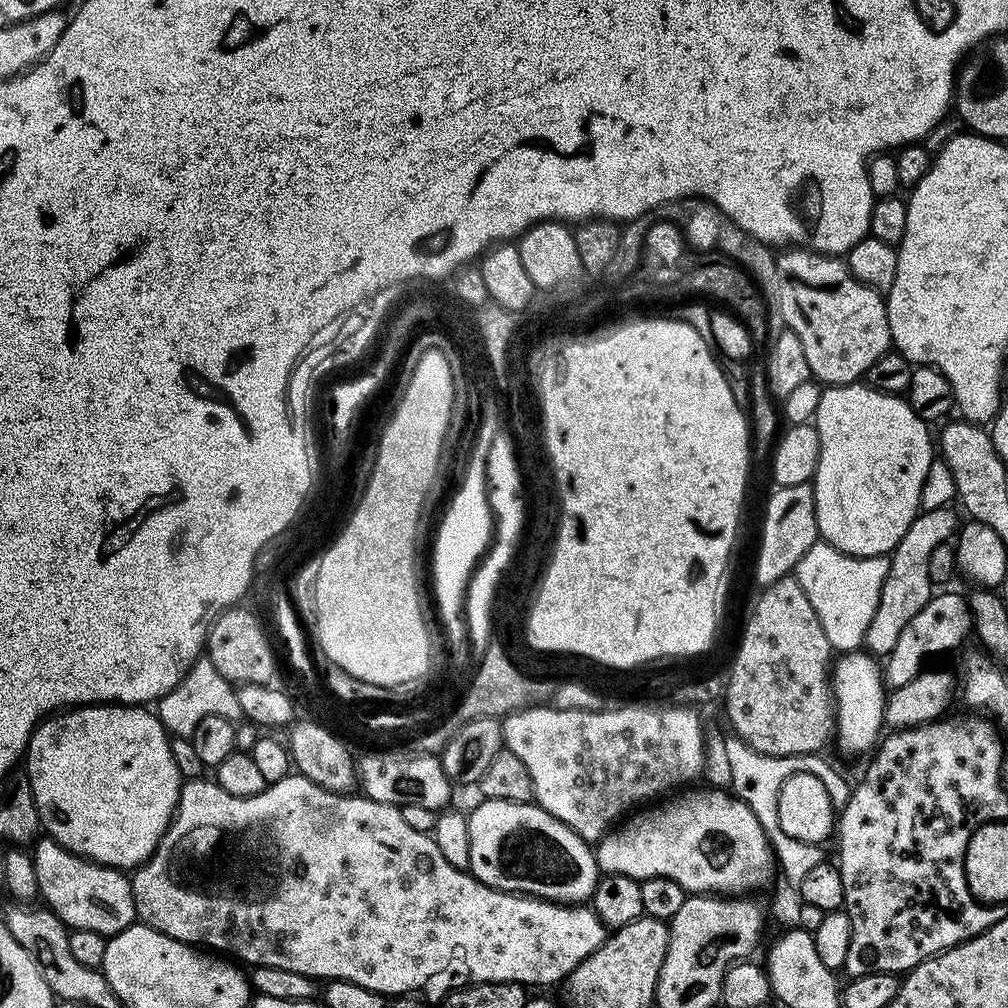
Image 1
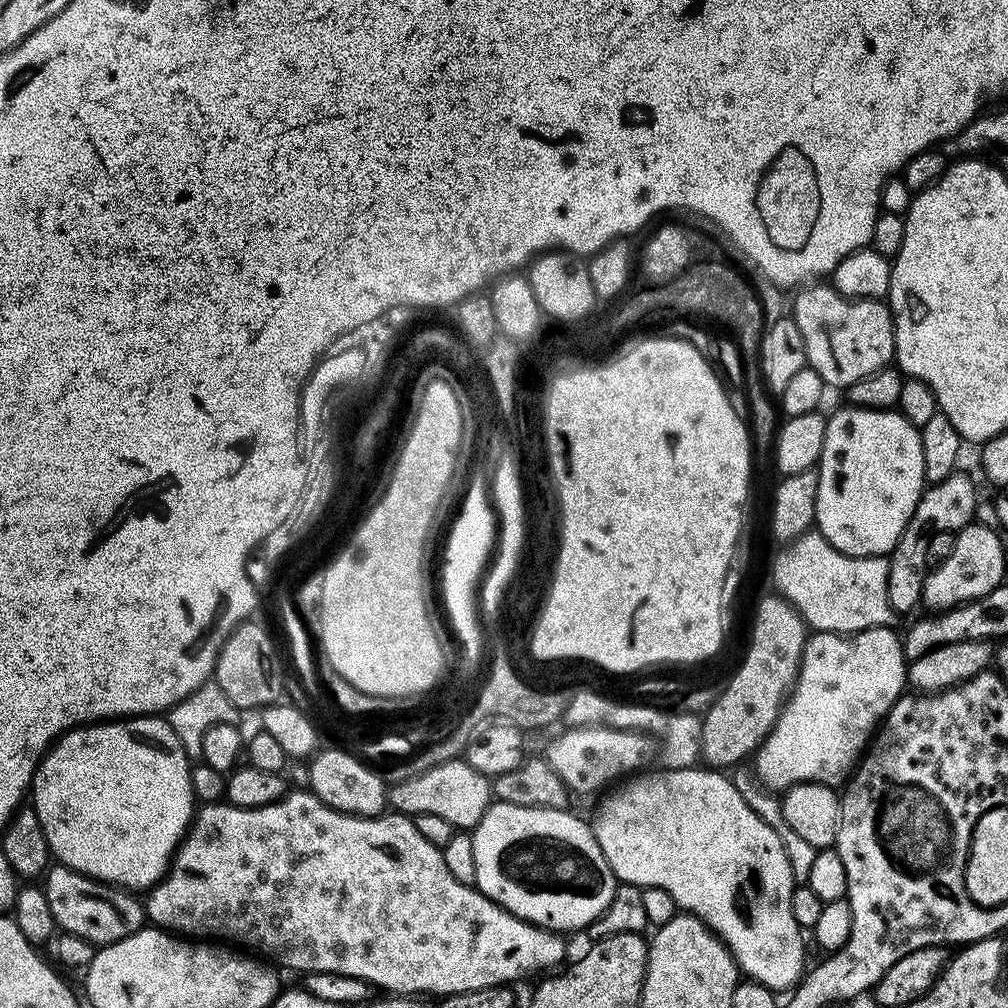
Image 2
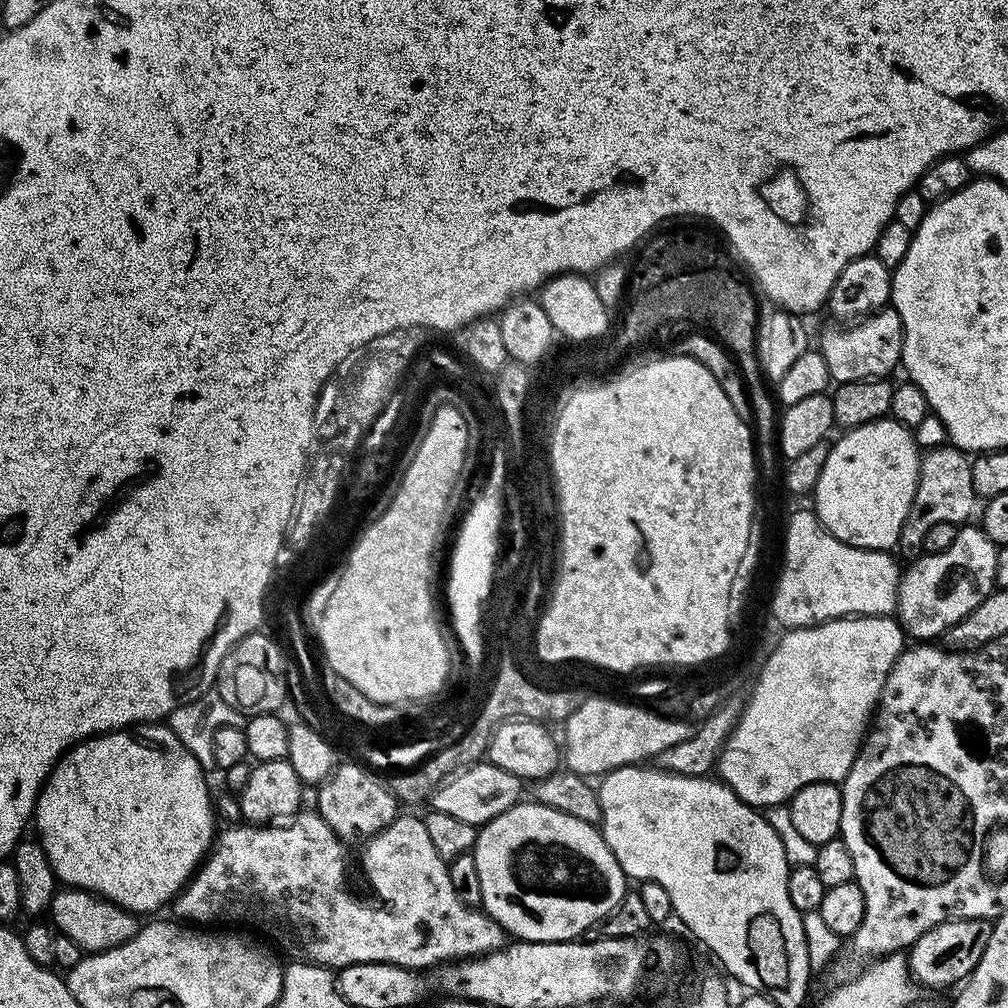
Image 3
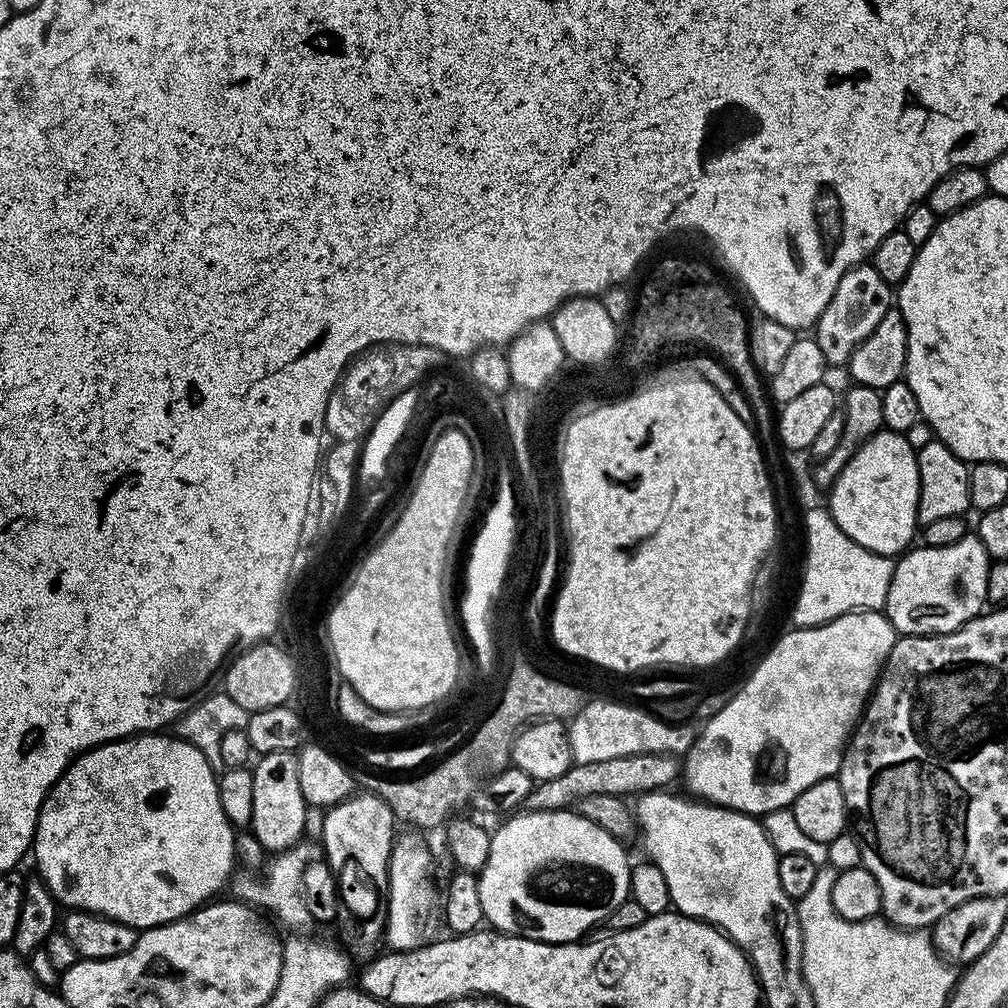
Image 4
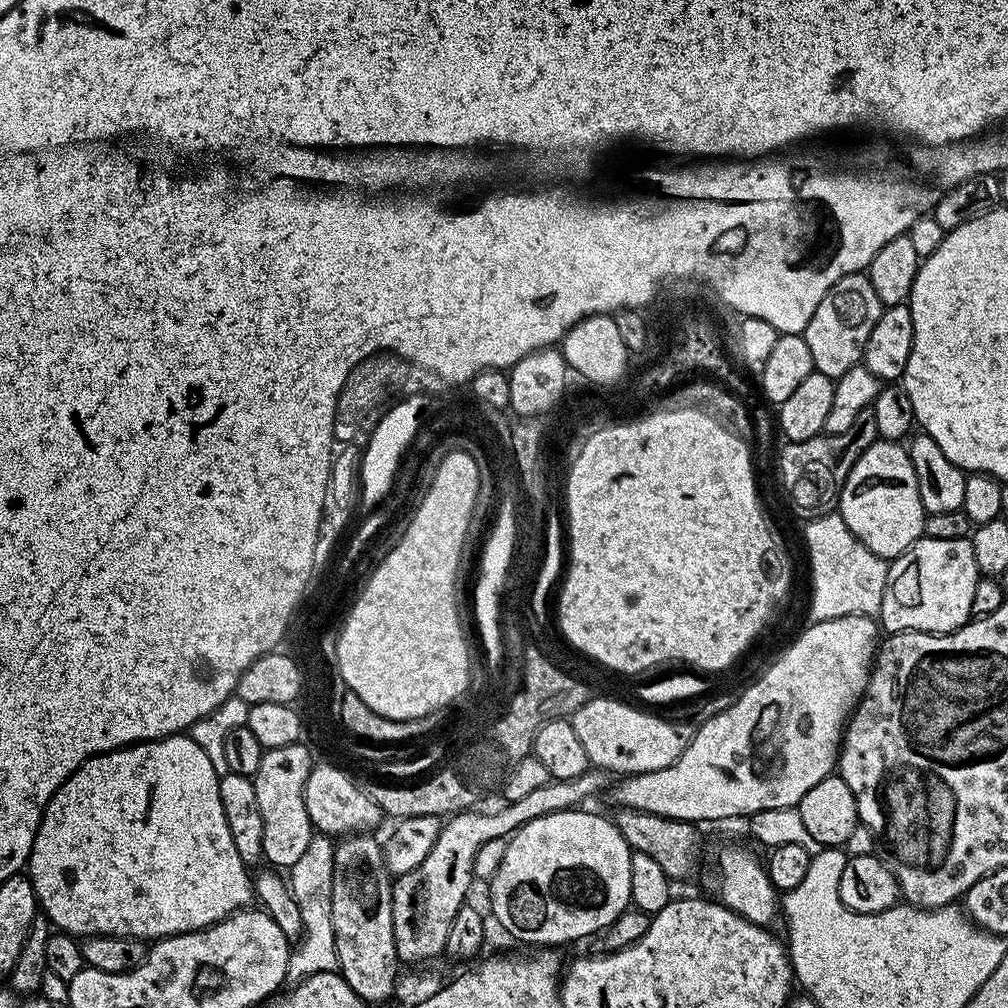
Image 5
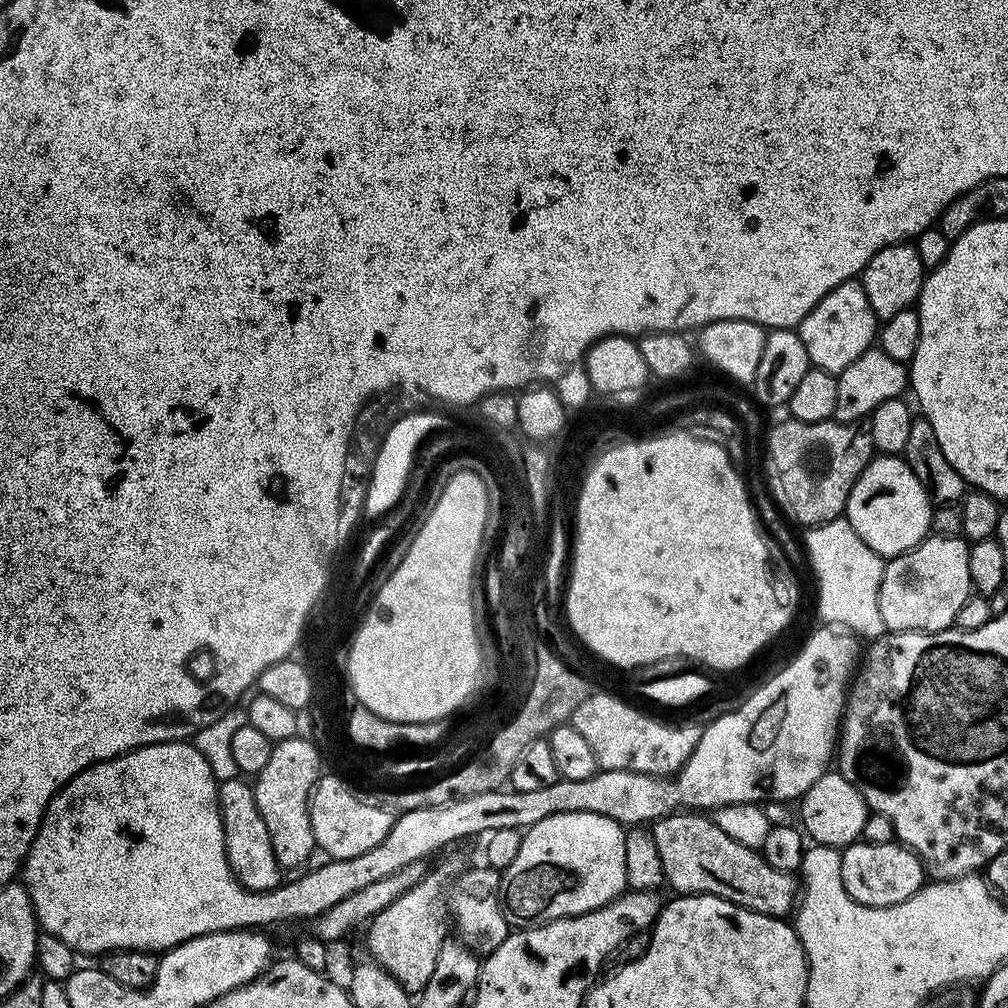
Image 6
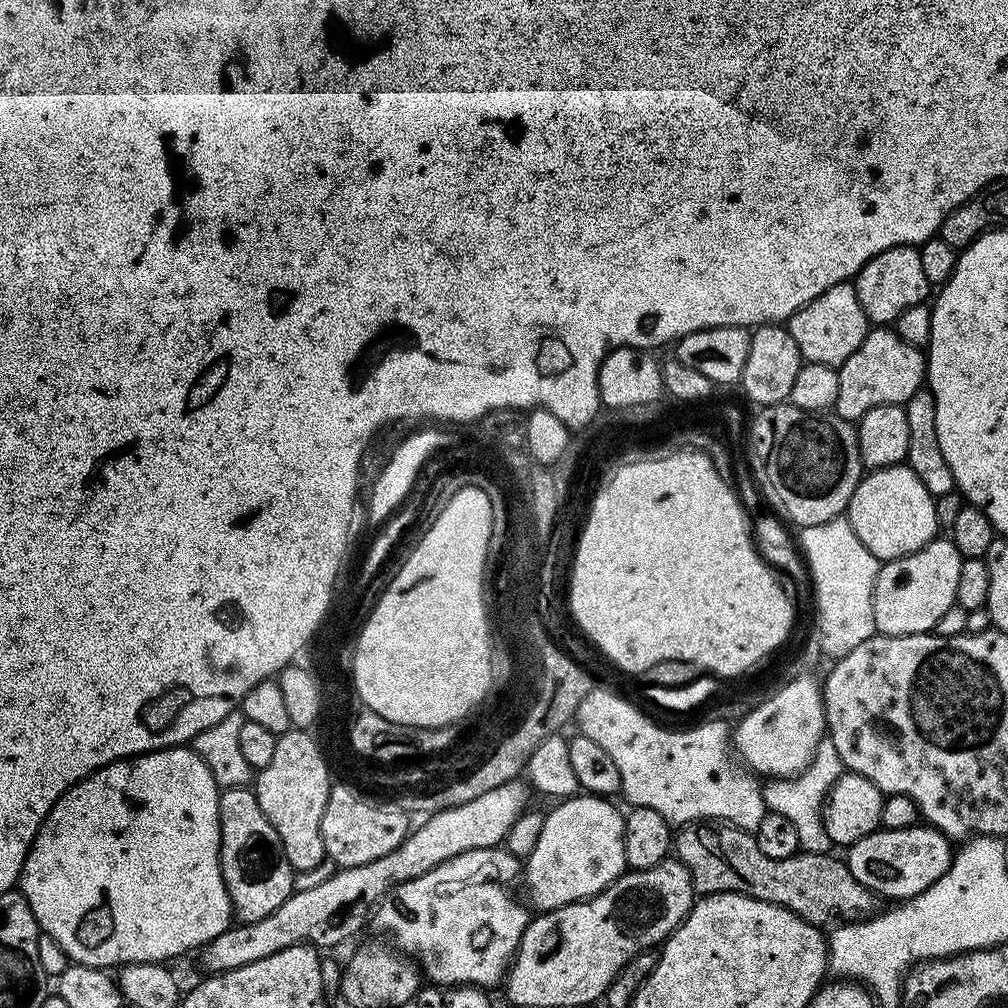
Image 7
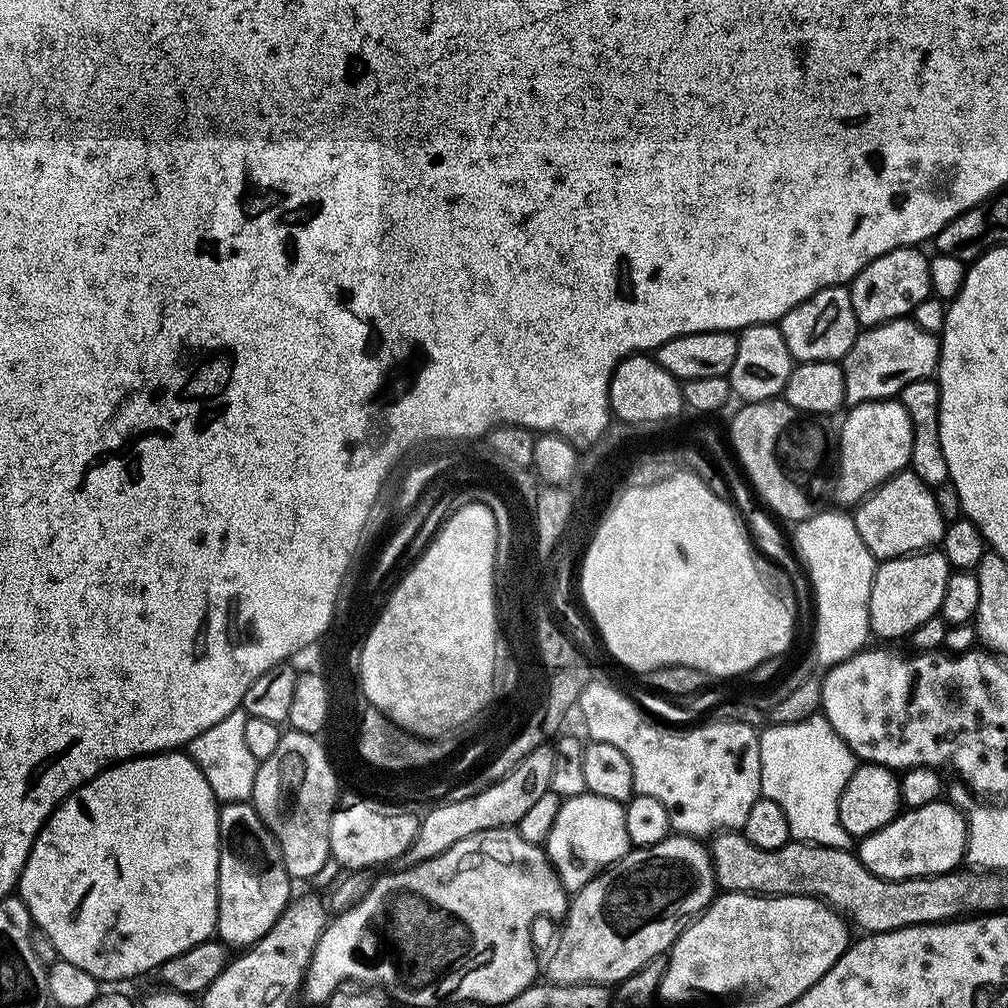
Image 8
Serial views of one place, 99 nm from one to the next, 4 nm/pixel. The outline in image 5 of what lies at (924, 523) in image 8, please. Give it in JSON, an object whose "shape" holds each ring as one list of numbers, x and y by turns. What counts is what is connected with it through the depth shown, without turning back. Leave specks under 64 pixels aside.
{"shape":[[877,439,854,462,854,470,850,470,840,491,838,515,876,556,901,556,921,538,926,513,922,498,918,498,918,478,914,478,914,466,903,443]]}

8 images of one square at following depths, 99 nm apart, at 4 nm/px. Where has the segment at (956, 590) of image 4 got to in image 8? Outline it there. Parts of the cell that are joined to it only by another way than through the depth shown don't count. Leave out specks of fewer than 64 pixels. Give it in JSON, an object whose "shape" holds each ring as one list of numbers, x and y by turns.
{"shape":[[938,550,881,561,877,565,868,603,869,629,882,638,900,638,940,611,949,574,948,560]]}

